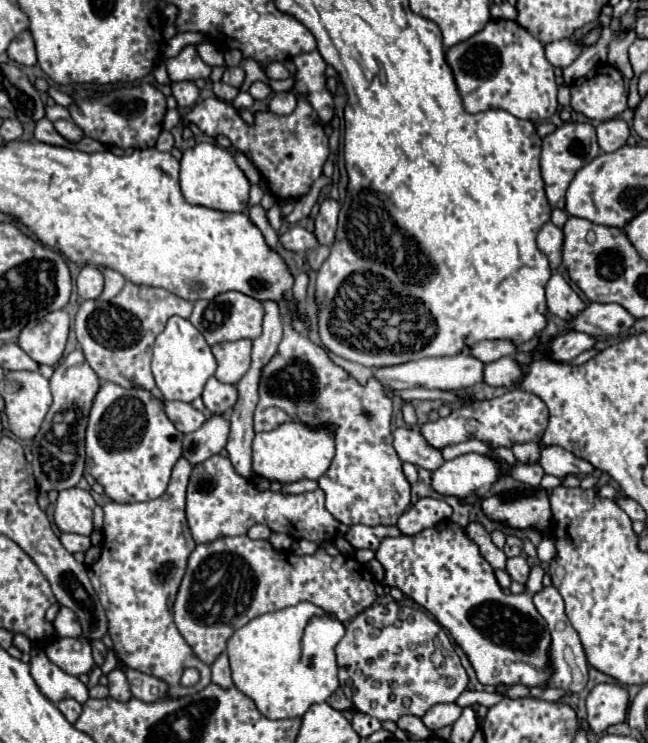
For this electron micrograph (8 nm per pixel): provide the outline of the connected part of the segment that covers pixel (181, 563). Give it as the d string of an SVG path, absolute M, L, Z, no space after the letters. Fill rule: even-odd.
M180 457L162 497L142 503L106 503L102 555L88 567L90 581L106 609L108 635L114 641L118 657L130 669L162 679L168 685L170 697L198 693L210 683L210 665L194 655L172 619L172 603L184 577L188 555L196 547L184 515L190 471L192 465ZM188 667L200 671L200 681L194 687L180 685L182 671Z

